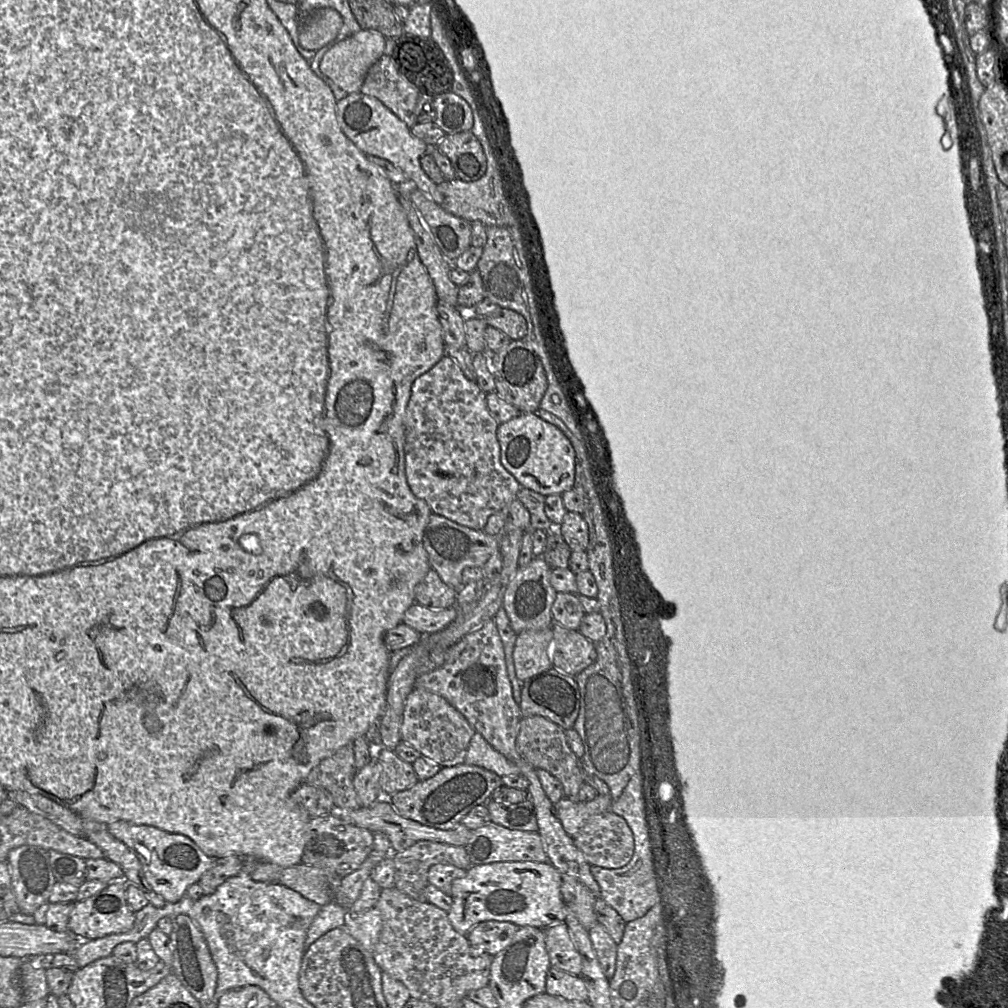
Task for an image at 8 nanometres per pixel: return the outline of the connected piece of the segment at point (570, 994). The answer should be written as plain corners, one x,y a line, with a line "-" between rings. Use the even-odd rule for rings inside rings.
550,967
545,984
545,994
567,1001
587,1002
588,992
579,976

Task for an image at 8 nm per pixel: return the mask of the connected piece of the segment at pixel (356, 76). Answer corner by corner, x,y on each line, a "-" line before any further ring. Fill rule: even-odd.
361,29
332,46
322,57
319,68
347,94
359,92
371,66
384,55
386,37
374,30

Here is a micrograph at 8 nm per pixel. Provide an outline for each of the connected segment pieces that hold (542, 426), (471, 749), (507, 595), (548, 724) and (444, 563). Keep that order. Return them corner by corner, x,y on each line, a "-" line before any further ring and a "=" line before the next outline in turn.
521,413
497,428
500,460
503,467
526,489
543,496
561,495
573,488
575,481
575,450
556,426
535,413
=
477,732
471,738
464,763
485,768
501,777
520,774
520,769
517,765
495,750
=
535,557
527,566
518,567
509,581
504,591
502,608
517,634
526,630
542,630
553,625
551,608
557,592
550,583
551,571
552,568
542,557
=
543,716
523,717
518,728
516,748
533,768
546,770
562,783
566,800
577,802
579,789
584,783
581,760
579,761
571,750
565,731
=
433,513
424,532
423,546
428,554
431,569
452,588
462,586
461,575
465,568
482,567
493,553
500,551
499,536
468,528

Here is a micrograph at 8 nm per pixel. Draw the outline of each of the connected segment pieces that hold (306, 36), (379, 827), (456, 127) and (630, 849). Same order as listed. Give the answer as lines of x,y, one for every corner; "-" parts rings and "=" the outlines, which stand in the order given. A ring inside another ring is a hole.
332,8
304,14
299,24
299,43
306,50
317,51
336,38
342,23
341,15
=
385,798
379,799
368,807
361,806
360,808
354,810
336,810
335,813
348,823
366,828
373,833
384,833
391,842
392,853
402,852
421,840
465,847
472,833
472,830
462,824
458,824
450,830
436,829
422,825
419,822
402,816
396,811
390,801
=
448,92
434,97
434,123
446,134
470,131
473,114
468,103
458,95
=
610,810
592,816
572,838
591,866
622,868
631,861
635,850
626,820

